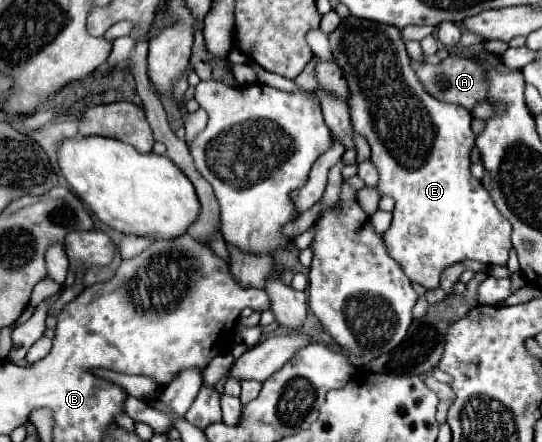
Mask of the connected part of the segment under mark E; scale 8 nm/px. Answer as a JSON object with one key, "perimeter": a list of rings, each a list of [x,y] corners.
{"perimeter":[[[348,16],[330,34],[330,48],[334,62],[348,80],[352,130],[364,136],[372,146],[372,162],[380,172],[376,188],[382,196],[392,196],[396,200],[392,224],[384,234],[388,254],[404,268],[412,282],[420,282],[424,288],[438,288],[444,268],[462,260],[478,260],[490,266],[506,264],[512,248],[510,222],[498,214],[490,194],[470,172],[470,150],[474,146],[470,112],[464,106],[448,104],[428,94],[412,70],[400,30],[394,26]]]}

